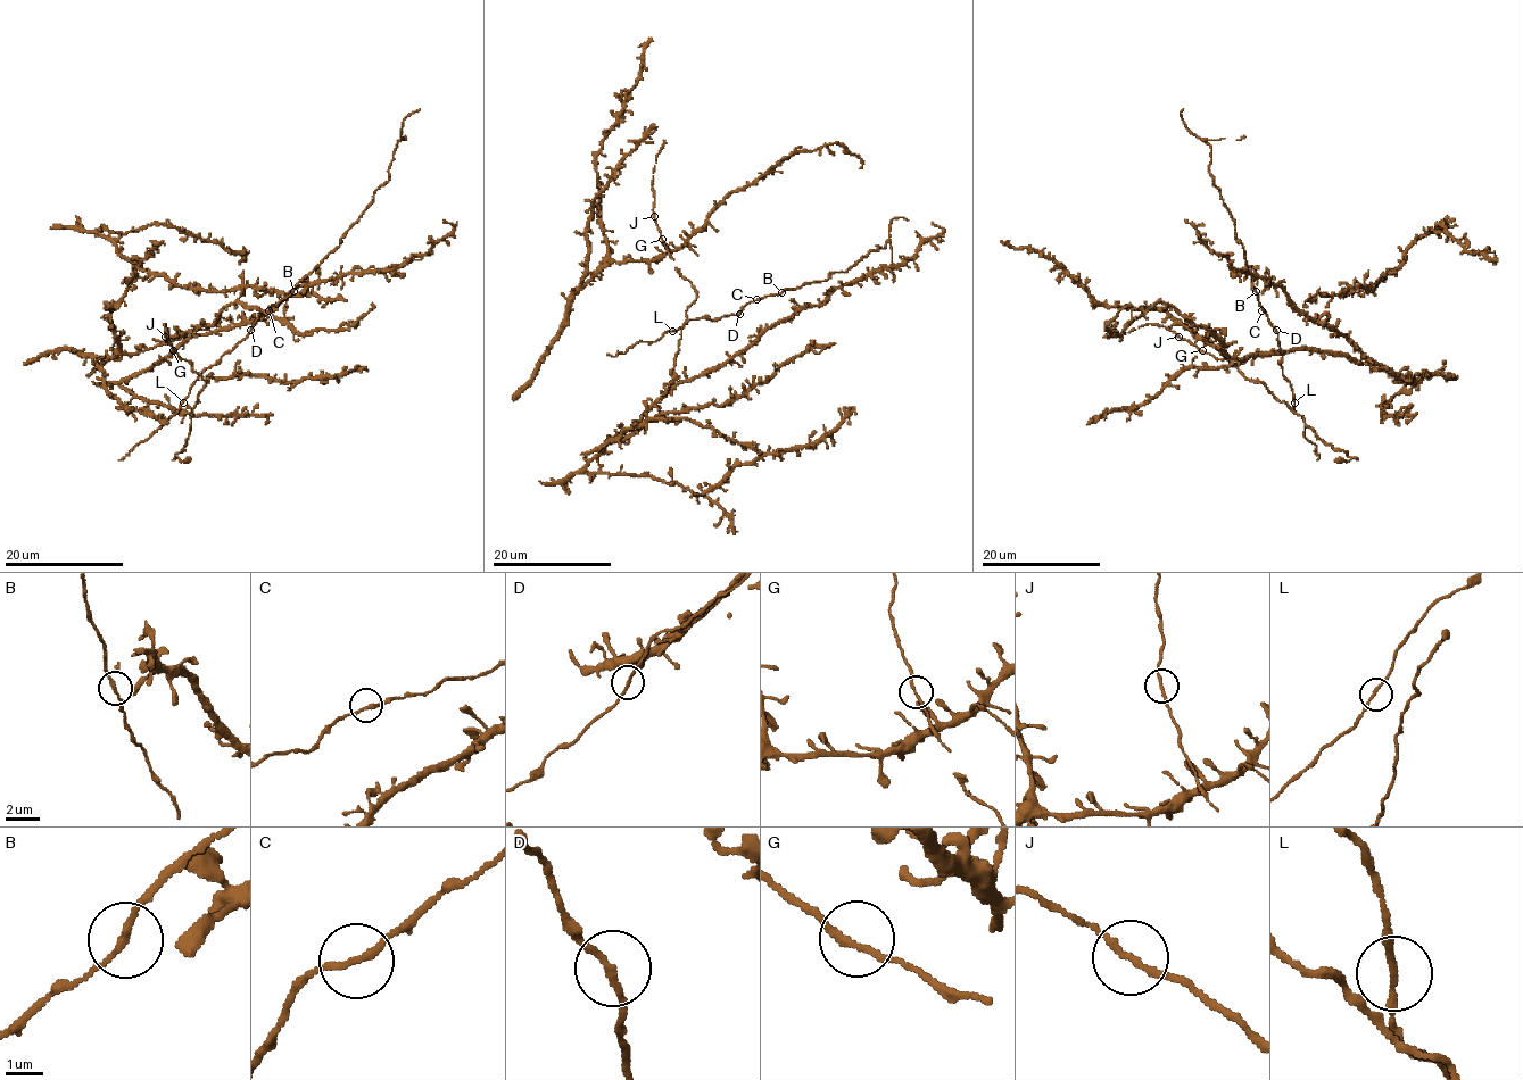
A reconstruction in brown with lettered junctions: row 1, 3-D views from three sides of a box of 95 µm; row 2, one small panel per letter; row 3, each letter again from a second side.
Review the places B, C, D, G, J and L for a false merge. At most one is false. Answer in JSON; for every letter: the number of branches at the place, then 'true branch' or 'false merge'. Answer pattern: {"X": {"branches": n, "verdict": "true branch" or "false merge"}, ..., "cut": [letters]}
{"B": {"branches": 2, "verdict": "true branch"}, "C": {"branches": 2, "verdict": "true branch"}, "D": {"branches": 2, "verdict": "true branch"}, "G": {"branches": 2, "verdict": "true branch"}, "J": {"branches": 2, "verdict": "true branch"}, "L": {"branches": 2, "verdict": "true branch"}, "cut": []}

